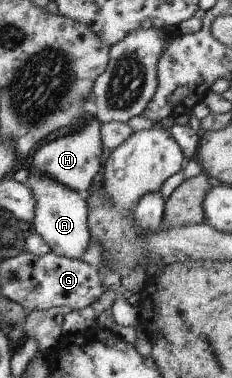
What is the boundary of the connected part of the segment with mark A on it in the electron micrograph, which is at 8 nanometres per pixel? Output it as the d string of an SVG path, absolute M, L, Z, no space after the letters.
M27 169L25 186L32 192L35 201L32 218L32 232L39 235L50 248L51 253L70 259L82 260L88 240L91 238L86 221L88 210L85 196L63 186L60 182L46 177L33 169Z

